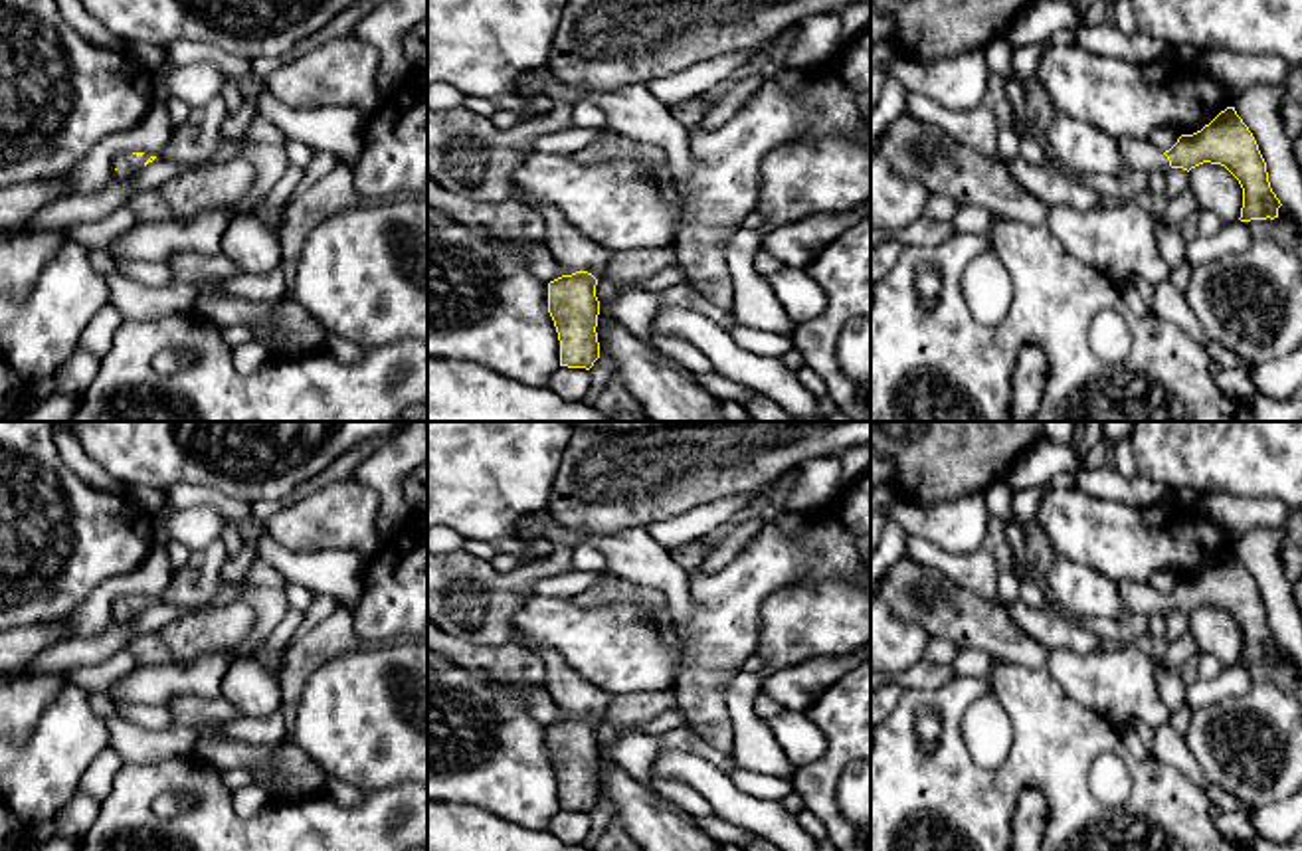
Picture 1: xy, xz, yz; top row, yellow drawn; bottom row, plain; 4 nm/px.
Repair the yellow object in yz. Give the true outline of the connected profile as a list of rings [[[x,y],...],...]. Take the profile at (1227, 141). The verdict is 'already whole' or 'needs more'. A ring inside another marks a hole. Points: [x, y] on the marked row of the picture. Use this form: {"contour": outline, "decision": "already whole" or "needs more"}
{"contour": [[[1235,107],[1221,111],[1201,131],[1181,135],[1165,152],[1150,139],[1120,137],[1114,142],[1126,166],[1146,174],[1165,172],[1169,166],[1189,172],[1203,162],[1221,164],[1243,188],[1241,222],[1278,218],[1282,204],[1270,188],[1266,162]]], "decision": "needs more"}

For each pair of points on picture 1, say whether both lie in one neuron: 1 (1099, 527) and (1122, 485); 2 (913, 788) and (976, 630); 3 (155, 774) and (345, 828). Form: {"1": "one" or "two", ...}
{"1": "two", "2": "two", "3": "one"}

